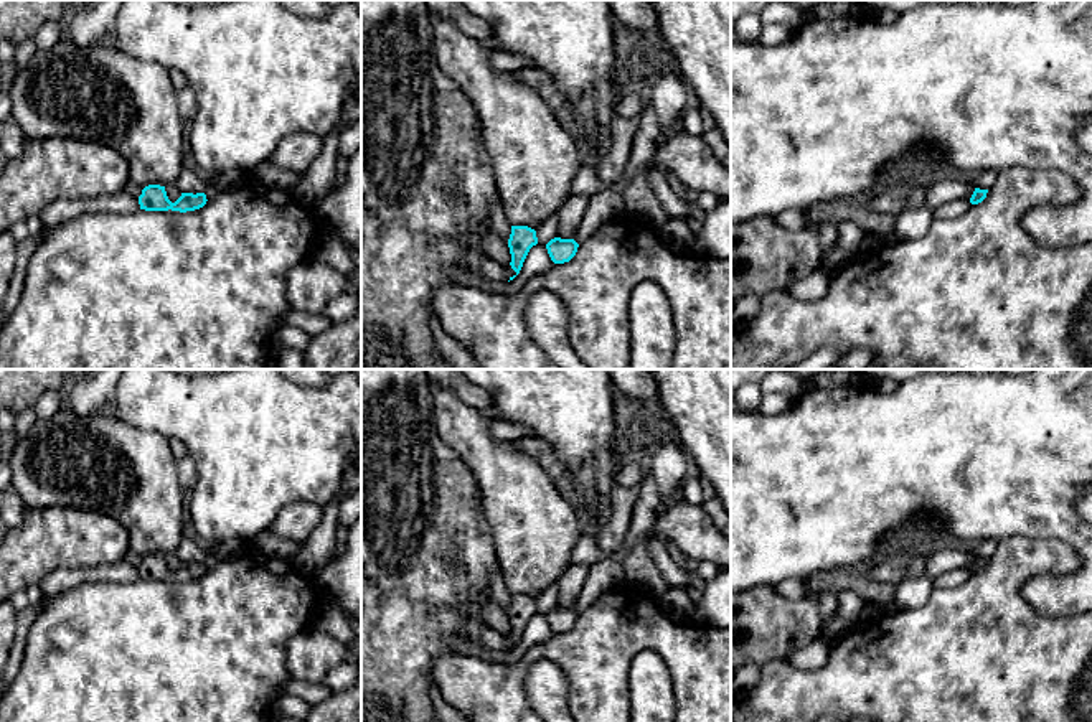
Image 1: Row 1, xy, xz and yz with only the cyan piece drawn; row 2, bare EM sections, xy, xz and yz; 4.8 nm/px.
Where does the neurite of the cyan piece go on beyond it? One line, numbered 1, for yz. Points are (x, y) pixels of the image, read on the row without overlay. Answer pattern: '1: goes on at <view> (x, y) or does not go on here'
1: does not go on here

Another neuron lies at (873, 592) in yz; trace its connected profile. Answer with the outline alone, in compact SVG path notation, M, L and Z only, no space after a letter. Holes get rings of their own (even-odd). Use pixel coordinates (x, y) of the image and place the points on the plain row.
M863 569L821 570L803 580L808 595L818 595L821 590L851 590L858 593L866 605L881 605L883 612L896 610L897 585L871 580Z

